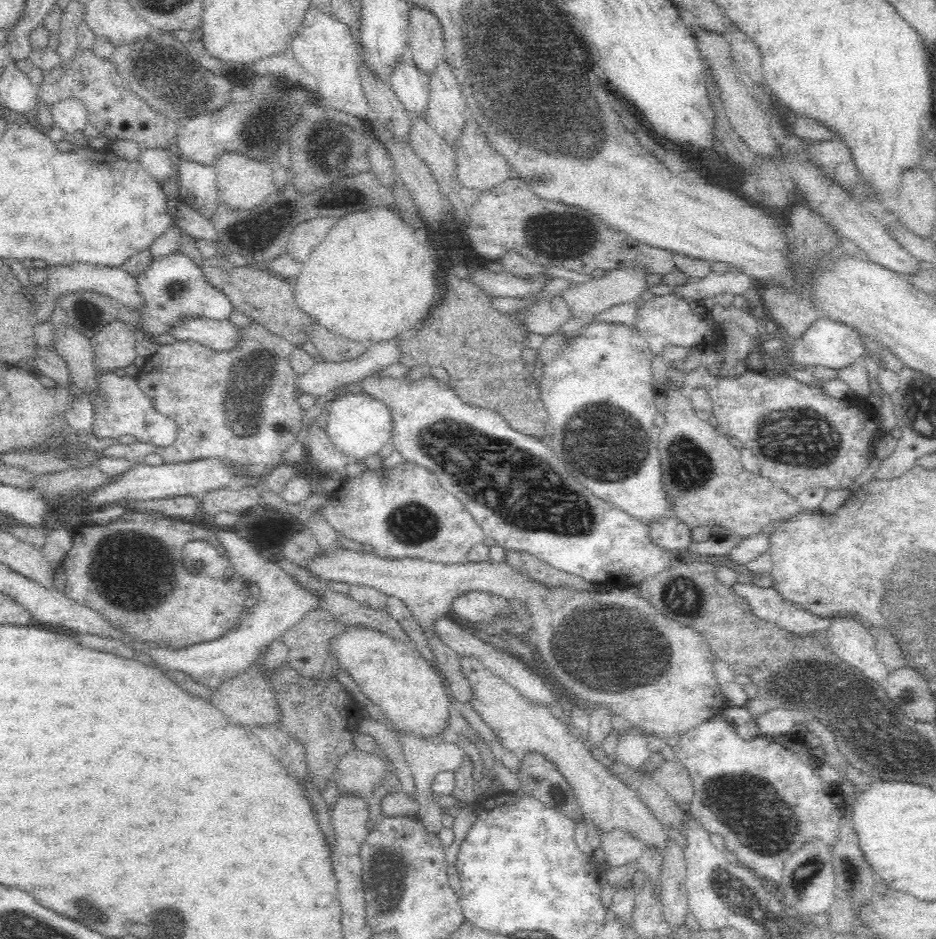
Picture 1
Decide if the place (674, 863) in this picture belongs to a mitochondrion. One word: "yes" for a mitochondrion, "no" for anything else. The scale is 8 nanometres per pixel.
no

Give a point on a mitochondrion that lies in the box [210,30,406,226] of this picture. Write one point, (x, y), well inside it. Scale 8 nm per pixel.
(326, 140)

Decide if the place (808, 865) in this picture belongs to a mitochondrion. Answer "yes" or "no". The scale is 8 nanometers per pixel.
yes

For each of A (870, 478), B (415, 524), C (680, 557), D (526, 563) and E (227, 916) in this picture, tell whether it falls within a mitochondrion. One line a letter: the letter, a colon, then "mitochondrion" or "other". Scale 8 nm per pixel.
A: other
B: mitochondrion
C: other
D: other
E: other

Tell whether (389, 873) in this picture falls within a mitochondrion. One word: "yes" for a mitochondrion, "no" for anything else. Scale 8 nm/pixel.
yes

